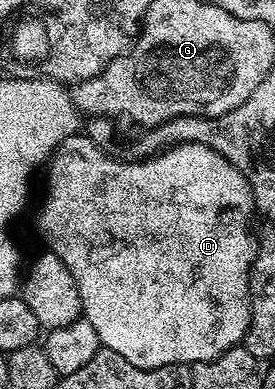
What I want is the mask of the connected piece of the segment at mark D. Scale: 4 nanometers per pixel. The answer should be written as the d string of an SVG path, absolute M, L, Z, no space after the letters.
M74 135L63 139L63 143L59 143L59 147L53 150L53 155L47 162L49 174L45 177L45 198L42 199L41 210L37 213L37 233L45 240L44 248L63 259L63 263L67 263L67 271L71 271L79 287L83 320L95 327L104 348L115 351L115 355L123 355L127 363L140 369L158 369L168 365L192 367L201 361L215 359L223 355L223 351L242 344L251 319L249 272L252 271L253 261L257 257L258 242L254 229L253 192L249 180L230 161L223 159L223 155L199 143L177 145L163 153L141 159L145 161L116 161L115 158L113 153L105 153L98 145L91 143L89 137Z

